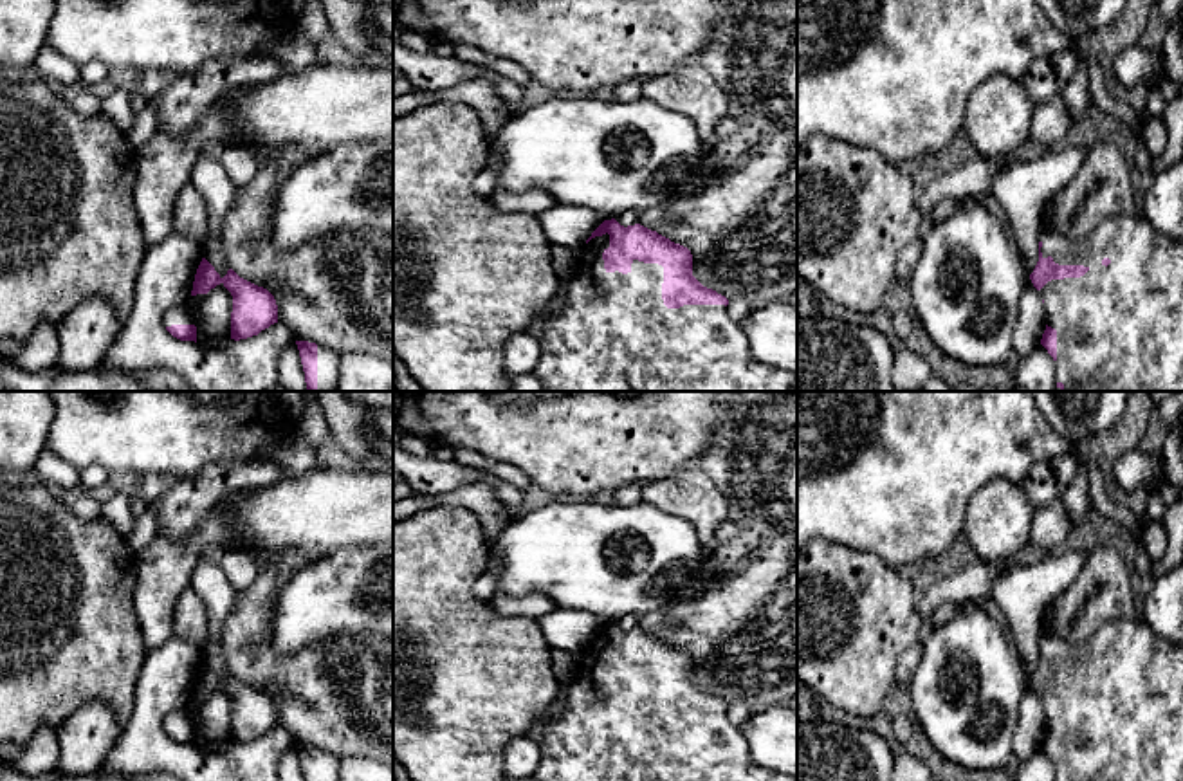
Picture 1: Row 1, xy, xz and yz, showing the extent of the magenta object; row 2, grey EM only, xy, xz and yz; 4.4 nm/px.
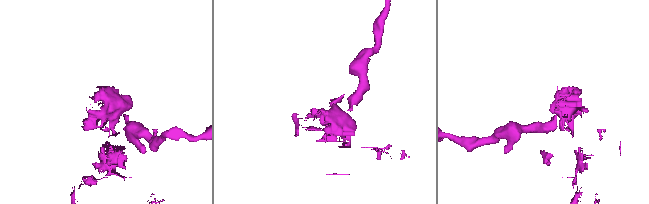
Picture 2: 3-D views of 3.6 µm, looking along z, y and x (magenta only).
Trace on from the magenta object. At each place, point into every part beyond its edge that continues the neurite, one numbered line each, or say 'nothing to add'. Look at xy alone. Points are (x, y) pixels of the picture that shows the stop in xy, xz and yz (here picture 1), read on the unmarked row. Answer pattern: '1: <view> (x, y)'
1: xy (327, 763)

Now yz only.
1: yz (1126, 724)

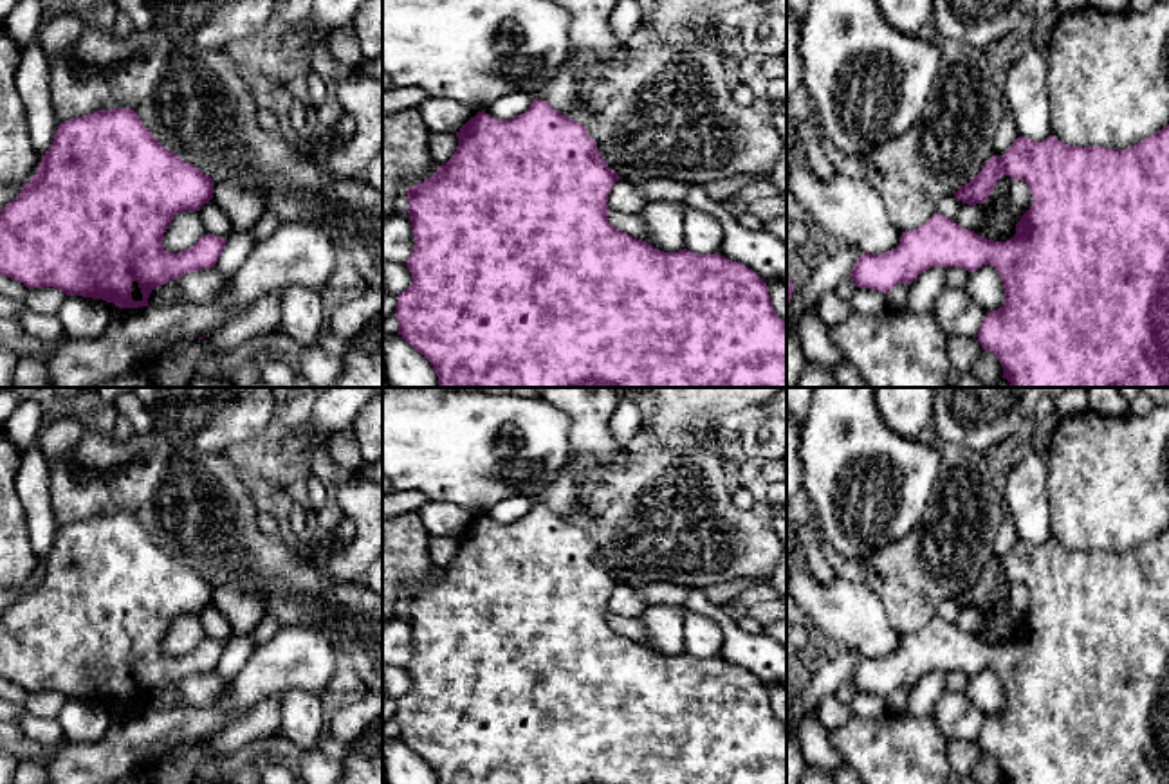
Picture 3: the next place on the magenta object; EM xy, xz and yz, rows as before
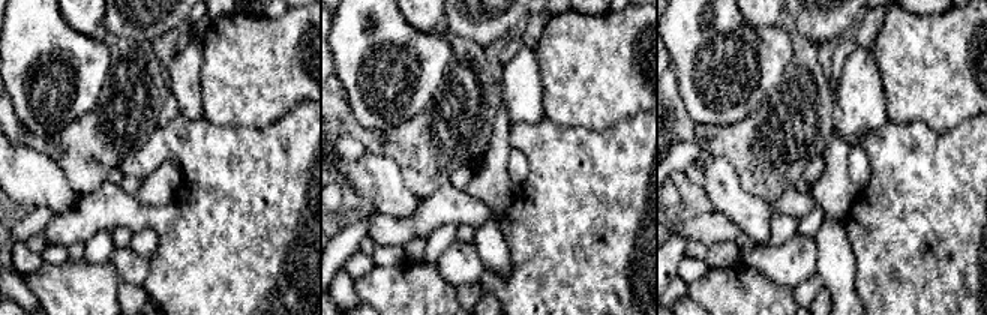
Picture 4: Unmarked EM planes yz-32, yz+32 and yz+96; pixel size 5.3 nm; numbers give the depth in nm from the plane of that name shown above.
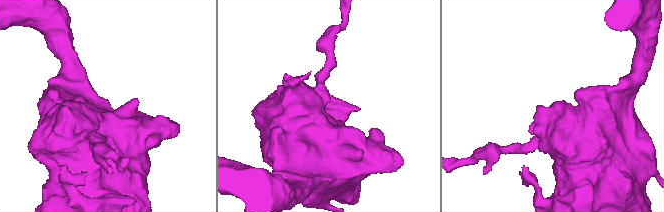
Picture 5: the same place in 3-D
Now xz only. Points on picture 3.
nothing to add

